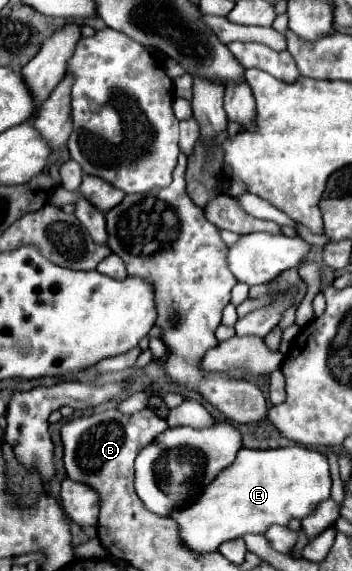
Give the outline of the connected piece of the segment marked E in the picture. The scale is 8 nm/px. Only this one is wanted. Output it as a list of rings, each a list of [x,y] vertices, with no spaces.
[[[298,444],[276,450],[240,448],[234,464],[206,484],[192,504],[170,512],[170,518],[178,524],[182,544],[204,554],[218,550],[226,540],[244,534],[264,534],[274,524],[286,526],[290,518],[308,516],[318,502],[330,498],[330,486],[328,460],[318,450]]]

